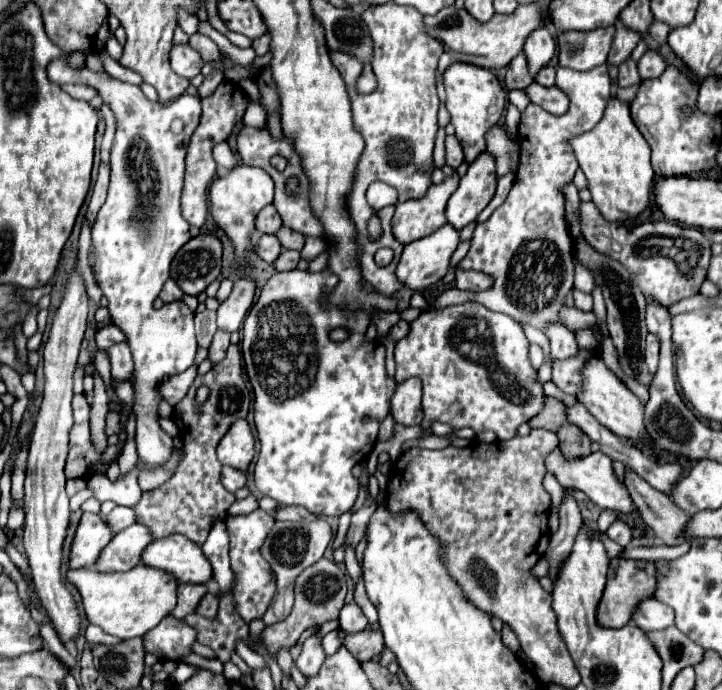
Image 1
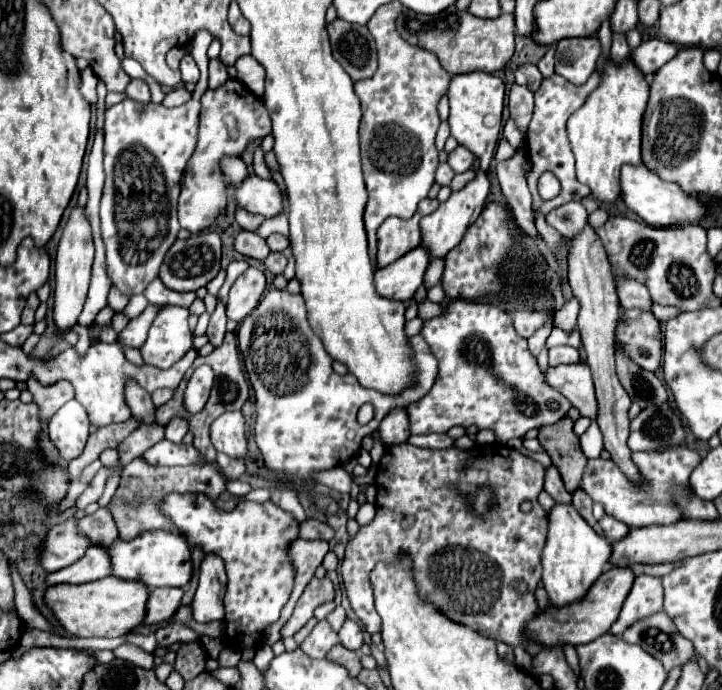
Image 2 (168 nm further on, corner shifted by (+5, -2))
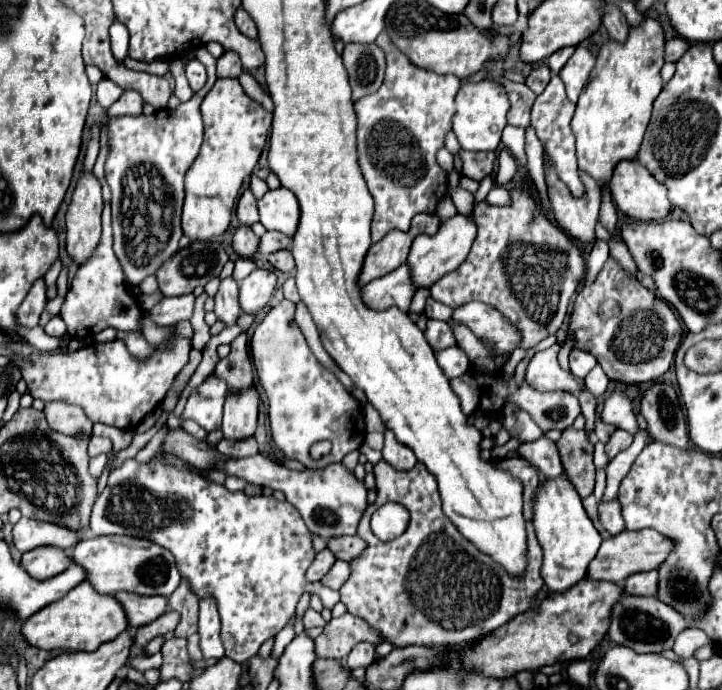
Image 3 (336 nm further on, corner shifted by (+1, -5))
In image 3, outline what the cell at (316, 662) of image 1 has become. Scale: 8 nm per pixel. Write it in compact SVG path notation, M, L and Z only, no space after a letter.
M345 613L339 619L331 619L329 625L323 629L323 633L315 639L317 657L343 659L351 653L351 649L355 645L359 645L363 641L377 647L385 639L377 629L369 627L367 621L363 621L361 617Z

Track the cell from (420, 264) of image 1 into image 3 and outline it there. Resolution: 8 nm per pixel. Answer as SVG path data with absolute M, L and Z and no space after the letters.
M401 265L387 277L367 283L361 291L361 301L375 311L385 311L389 307L399 307L401 311L407 311L415 293L413 285L409 285L409 279L409 267Z

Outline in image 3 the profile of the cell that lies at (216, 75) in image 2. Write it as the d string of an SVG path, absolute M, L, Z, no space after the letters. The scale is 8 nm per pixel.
M225 51L217 59L217 75L219 77L239 77L243 73L239 55L235 51Z

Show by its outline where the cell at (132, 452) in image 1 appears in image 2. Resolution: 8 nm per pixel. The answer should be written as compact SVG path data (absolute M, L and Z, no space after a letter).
M147 306L141 316L133 318L133 320L119 332L117 342L119 342L121 346L139 348L139 346L145 342L145 338L147 338L147 330L149 330L149 326L151 326L151 322L153 322L157 310L159 310L157 306Z

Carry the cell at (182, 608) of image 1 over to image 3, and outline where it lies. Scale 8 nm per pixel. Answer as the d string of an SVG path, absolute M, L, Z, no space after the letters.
M113 593L113 597L121 603L129 627L143 627L151 621L155 621L159 615L167 611L167 599L165 597L143 597L139 593Z

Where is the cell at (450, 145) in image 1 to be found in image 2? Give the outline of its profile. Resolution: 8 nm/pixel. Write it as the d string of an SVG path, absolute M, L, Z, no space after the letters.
M457 146L451 154L449 154L449 158L447 158L447 162L449 162L449 166L453 168L453 172L467 172L471 166L473 166L473 160L475 160L475 154L471 154L467 148L463 148L463 146Z

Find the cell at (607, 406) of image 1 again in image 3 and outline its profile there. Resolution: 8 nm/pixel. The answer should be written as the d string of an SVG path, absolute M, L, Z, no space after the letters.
M557 345L531 359L527 365L527 383L537 391L569 391L577 395L583 389L581 379L577 379L571 371L561 369L557 361Z

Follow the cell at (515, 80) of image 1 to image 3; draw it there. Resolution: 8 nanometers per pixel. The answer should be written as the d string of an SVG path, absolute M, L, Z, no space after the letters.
M539 65L539 67L535 67L531 73L529 73L529 77L527 77L527 87L533 91L533 93L543 93L543 89L545 89L545 85L549 83L549 79L551 79L551 69L549 69L549 65Z

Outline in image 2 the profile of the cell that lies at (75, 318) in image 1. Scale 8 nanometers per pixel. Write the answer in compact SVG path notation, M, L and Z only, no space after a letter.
M75 208L67 220L63 230L59 248L57 248L57 264L55 264L55 294L53 294L53 322L57 332L67 332L77 324L77 318L83 310L89 280L91 280L91 264L93 264L93 242L91 230L87 226L85 212Z

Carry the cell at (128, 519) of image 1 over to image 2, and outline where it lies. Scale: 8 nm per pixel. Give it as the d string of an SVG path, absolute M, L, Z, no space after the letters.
M99 508L91 516L83 516L79 520L79 532L85 534L91 540L91 544L99 544L99 546L109 546L119 538L119 530L111 512L103 508Z

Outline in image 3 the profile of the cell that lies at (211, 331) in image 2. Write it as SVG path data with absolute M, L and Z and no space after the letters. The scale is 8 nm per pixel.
M227 277L221 281L215 299L215 315L217 319L225 321L227 325L235 325L241 307L239 307L239 287L233 277Z

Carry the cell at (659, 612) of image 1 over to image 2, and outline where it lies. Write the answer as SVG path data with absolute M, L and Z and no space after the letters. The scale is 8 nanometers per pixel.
M641 574L635 578L633 588L623 604L623 610L609 632L621 636L623 630L633 626L637 620L643 620L661 610L663 610L663 586L659 586L659 578Z

